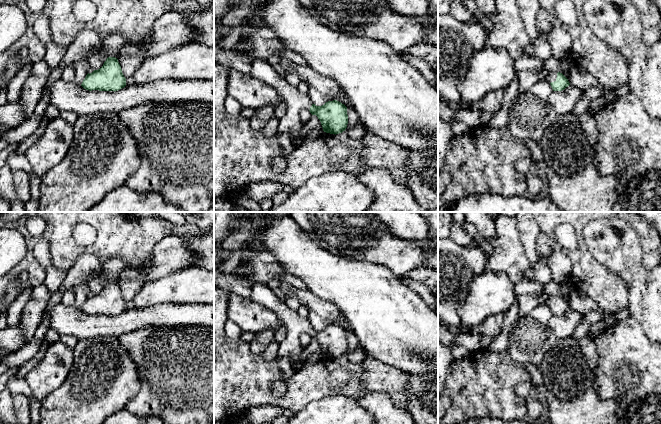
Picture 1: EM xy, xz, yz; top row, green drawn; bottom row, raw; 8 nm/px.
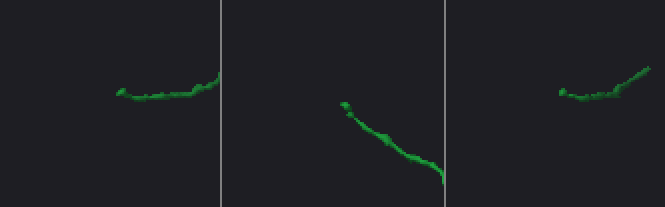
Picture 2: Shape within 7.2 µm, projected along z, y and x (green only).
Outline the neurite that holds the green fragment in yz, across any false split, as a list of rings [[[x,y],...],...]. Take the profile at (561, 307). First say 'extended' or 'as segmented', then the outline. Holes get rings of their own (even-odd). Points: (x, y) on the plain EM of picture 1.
extended; [[[549,296],[546,304],[550,307],[553,315],[562,315],[570,309],[568,303],[560,296]]]

